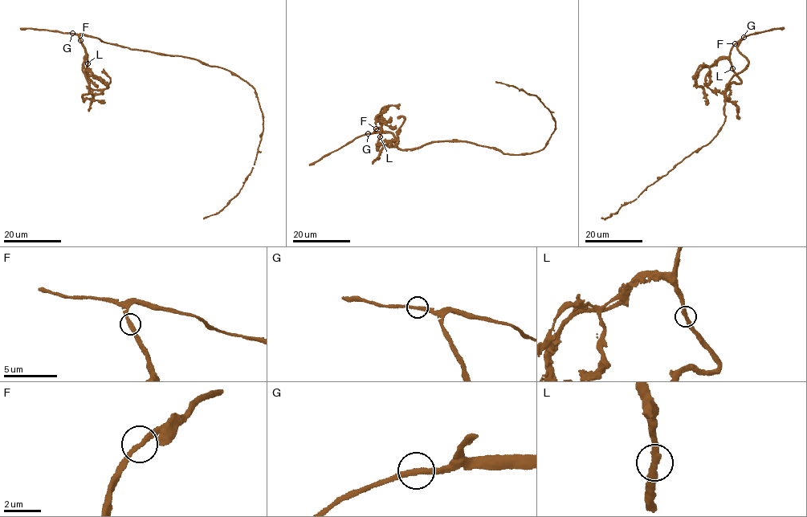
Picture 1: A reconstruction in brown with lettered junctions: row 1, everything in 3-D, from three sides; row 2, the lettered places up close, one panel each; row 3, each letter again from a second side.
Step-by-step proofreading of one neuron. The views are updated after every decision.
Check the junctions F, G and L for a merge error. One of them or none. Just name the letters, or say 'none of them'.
none of them

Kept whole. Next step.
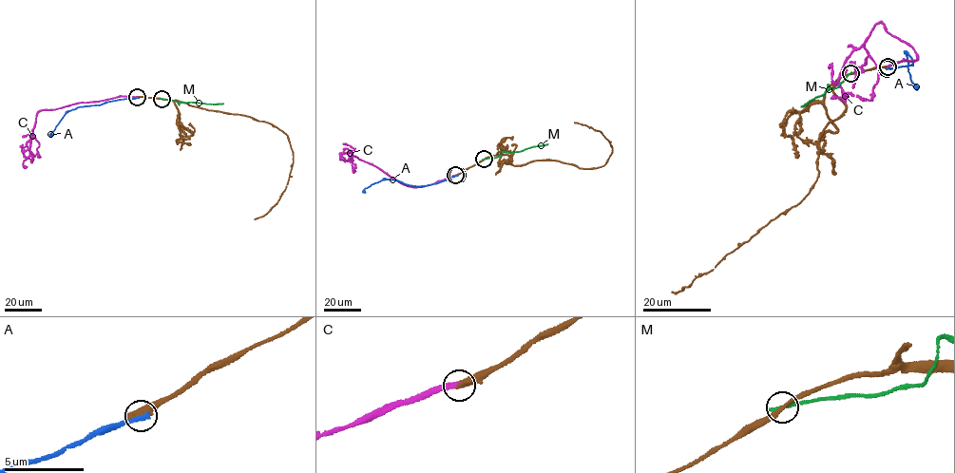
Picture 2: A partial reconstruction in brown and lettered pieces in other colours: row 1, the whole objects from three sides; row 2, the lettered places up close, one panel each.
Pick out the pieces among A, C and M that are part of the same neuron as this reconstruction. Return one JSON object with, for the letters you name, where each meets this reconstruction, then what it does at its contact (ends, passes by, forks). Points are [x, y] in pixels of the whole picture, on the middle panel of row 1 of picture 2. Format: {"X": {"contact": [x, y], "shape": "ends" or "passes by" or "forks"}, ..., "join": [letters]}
{"C": {"contact": [455, 175], "shape": "ends"}, "join": ["C"]}

